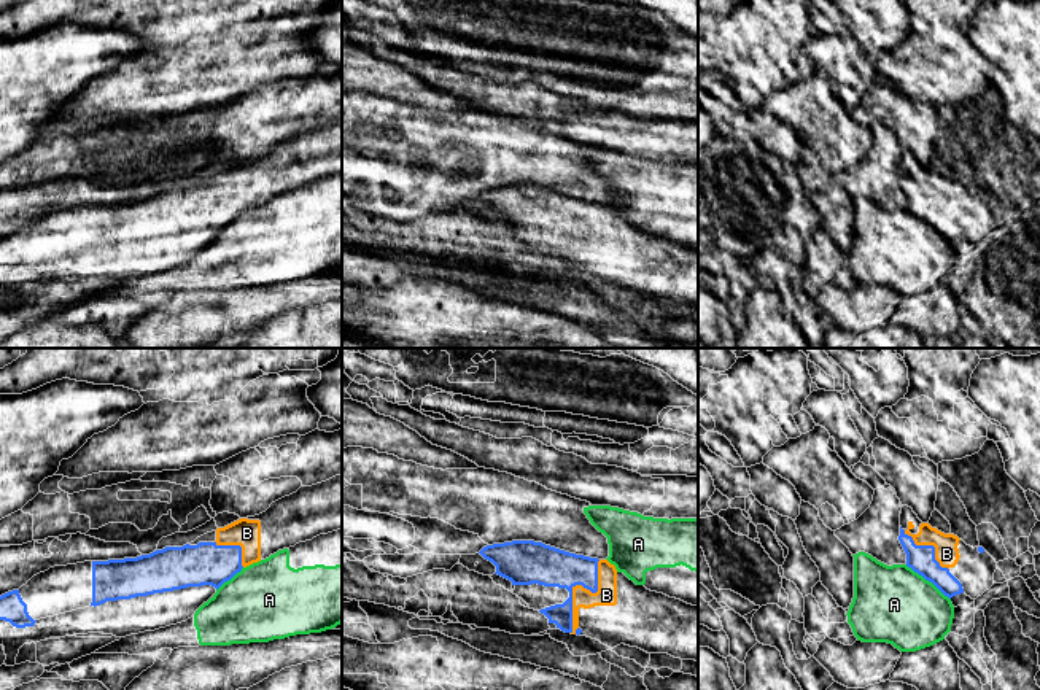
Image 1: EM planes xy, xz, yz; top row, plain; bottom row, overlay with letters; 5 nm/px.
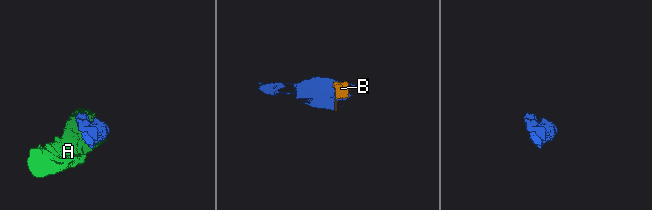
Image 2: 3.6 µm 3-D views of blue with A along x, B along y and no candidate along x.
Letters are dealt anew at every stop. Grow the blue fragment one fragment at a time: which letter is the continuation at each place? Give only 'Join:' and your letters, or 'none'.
Join: B

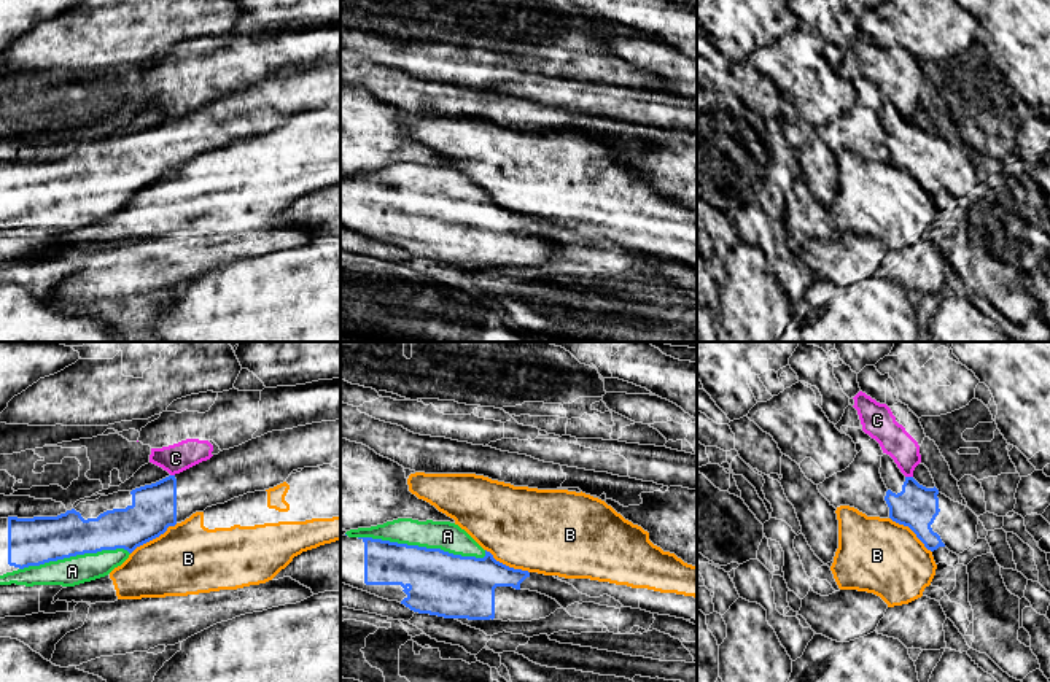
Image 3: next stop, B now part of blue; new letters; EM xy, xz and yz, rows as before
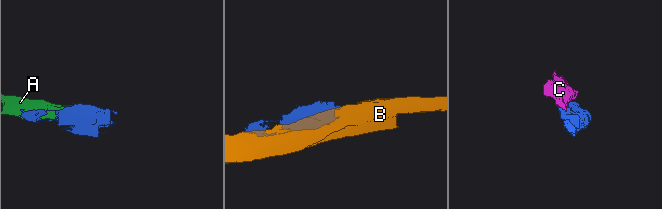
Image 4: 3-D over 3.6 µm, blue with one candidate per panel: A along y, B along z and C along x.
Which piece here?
Join: A

